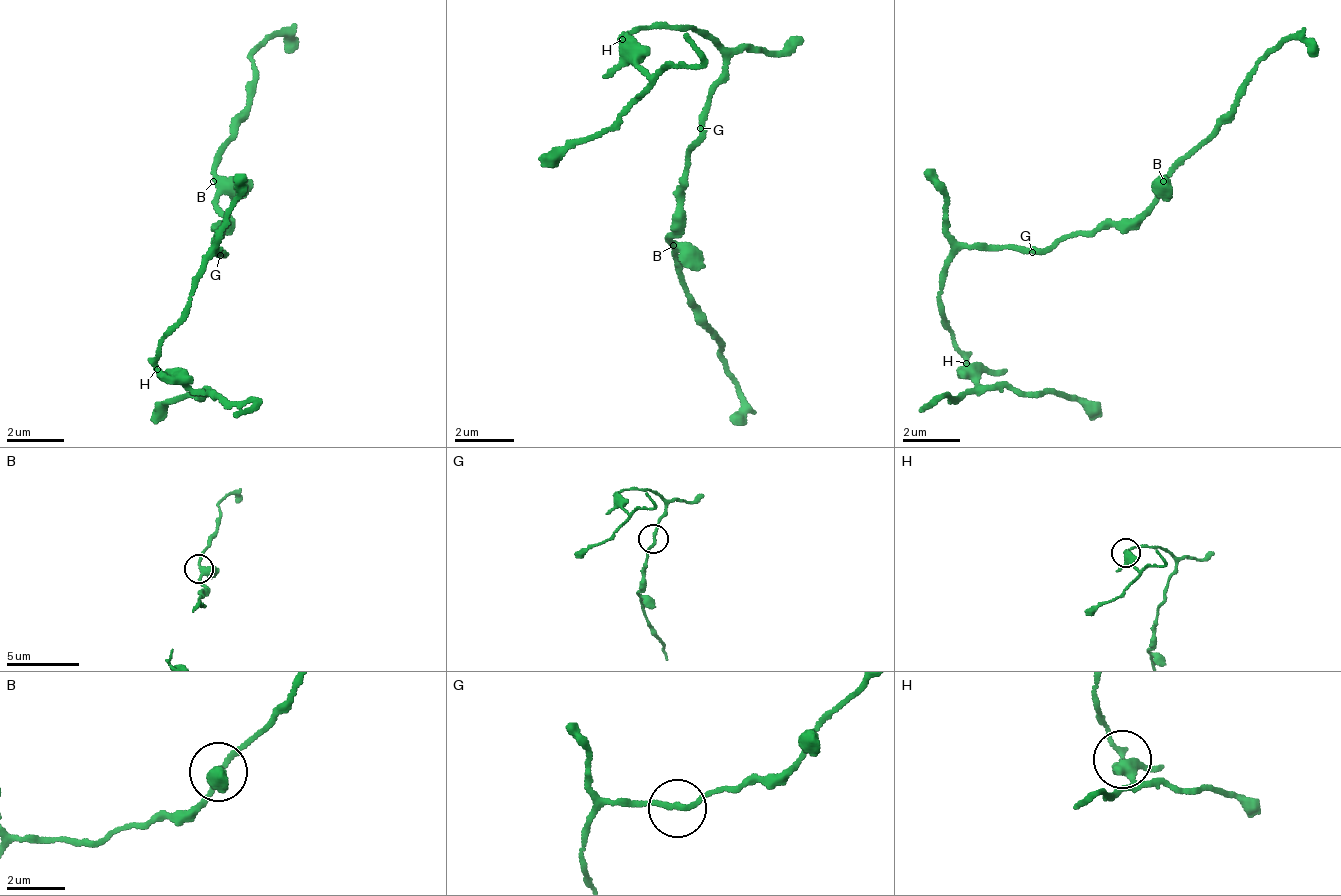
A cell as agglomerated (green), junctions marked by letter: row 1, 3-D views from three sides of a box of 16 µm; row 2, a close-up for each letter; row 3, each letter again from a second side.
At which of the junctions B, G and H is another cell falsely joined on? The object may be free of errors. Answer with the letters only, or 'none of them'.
H

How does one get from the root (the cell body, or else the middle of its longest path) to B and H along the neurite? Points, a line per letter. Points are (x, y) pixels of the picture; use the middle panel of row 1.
B: (709, 128), (693, 143), (686, 158), (679, 217), (669, 238), (673, 245)
H: (709, 128), (709, 91), (723, 76), (723, 61), (713, 39), (683, 25), (647, 26), (620, 41)

